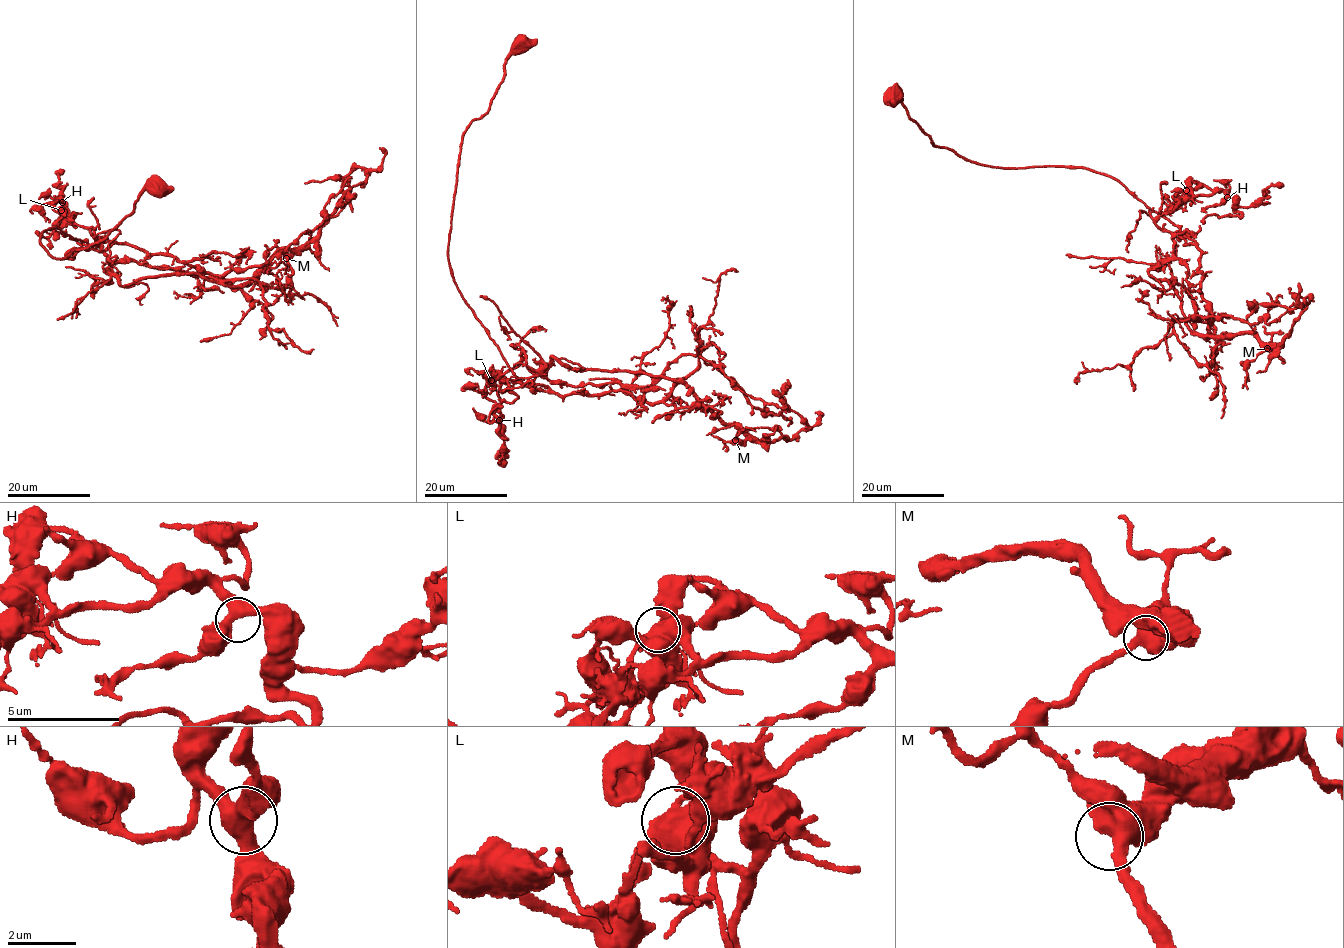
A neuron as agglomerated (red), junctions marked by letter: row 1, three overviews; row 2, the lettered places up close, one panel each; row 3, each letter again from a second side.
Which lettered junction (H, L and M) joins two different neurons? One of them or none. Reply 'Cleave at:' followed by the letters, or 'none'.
Cleave at: L

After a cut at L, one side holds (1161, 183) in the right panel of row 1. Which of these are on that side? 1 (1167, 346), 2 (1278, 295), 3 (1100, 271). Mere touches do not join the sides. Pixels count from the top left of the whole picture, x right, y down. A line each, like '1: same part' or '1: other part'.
1: other part
2: other part
3: same part

